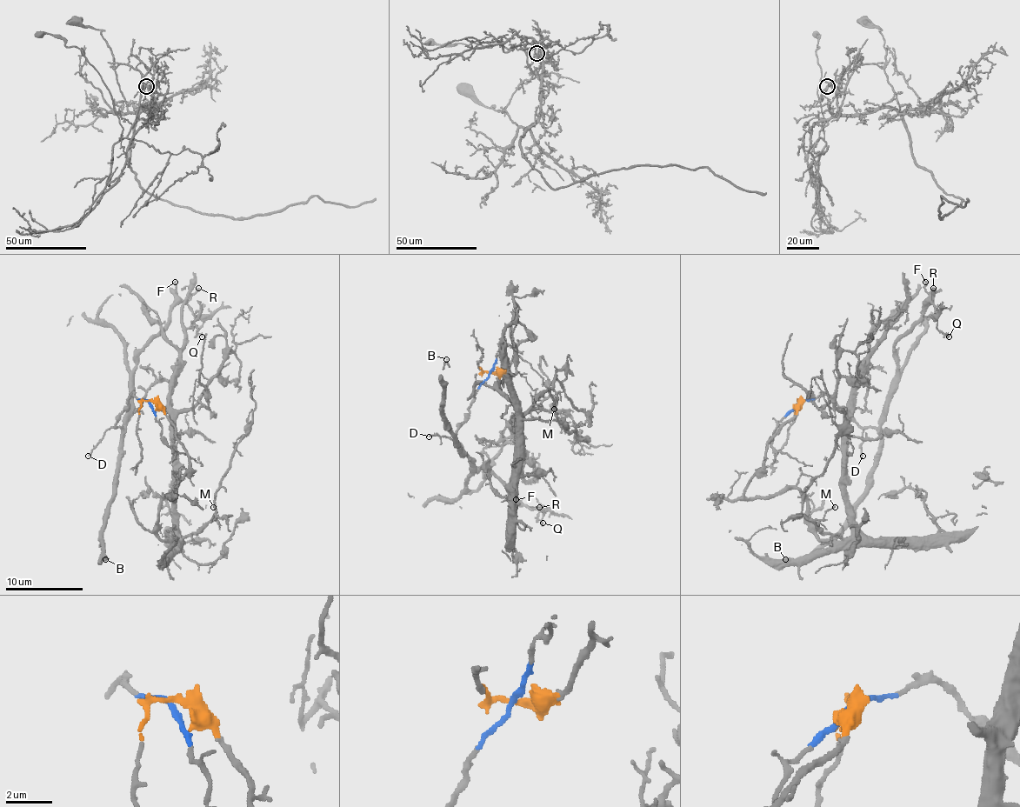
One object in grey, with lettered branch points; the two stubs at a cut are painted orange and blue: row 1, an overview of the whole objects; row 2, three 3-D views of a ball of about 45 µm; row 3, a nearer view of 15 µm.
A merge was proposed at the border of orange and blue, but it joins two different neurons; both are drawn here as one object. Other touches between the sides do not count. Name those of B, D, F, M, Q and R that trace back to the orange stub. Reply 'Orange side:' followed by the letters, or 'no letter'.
Orange side: M

